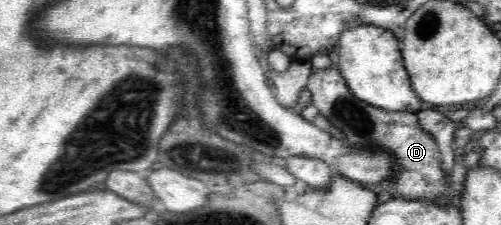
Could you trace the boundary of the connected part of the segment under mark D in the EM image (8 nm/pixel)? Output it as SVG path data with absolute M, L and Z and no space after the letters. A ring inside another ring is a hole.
M337 67L313 70L306 89L310 89L313 105L343 133L350 145L364 149L388 151L394 157L394 180L386 180L391 198L434 201L449 184L438 160L437 140L418 122L417 115L408 111L386 111L354 96Z

